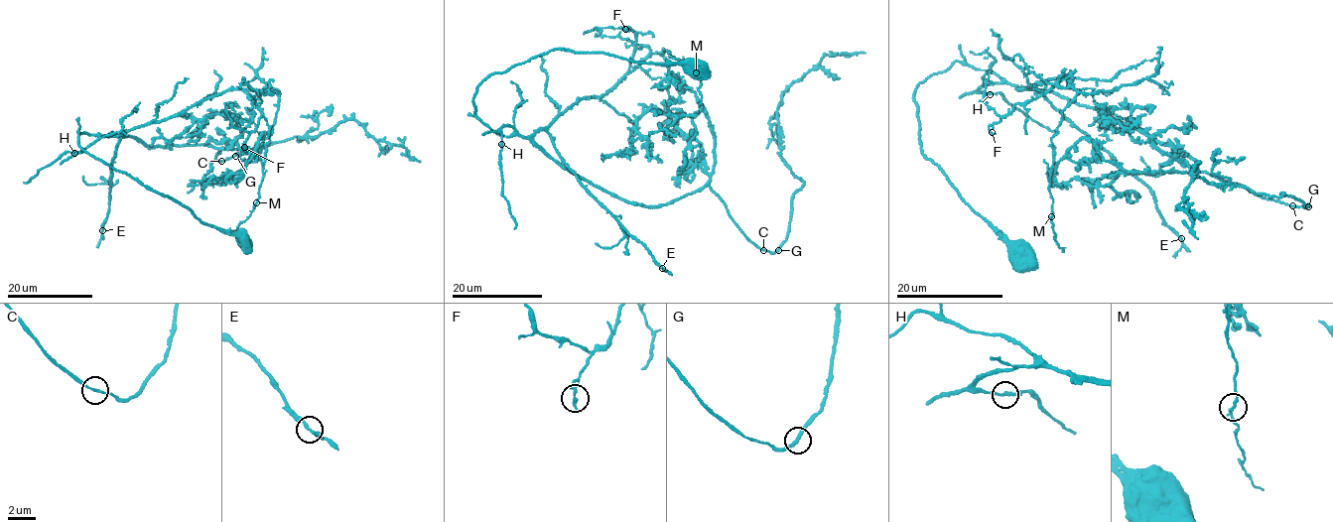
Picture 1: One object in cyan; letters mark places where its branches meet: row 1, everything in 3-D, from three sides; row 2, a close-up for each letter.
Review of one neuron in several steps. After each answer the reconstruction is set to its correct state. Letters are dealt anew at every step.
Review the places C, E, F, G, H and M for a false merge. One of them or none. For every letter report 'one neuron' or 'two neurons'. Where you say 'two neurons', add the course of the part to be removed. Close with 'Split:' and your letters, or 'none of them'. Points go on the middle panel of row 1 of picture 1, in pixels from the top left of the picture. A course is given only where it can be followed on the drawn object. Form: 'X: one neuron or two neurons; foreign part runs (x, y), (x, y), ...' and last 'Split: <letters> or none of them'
C: one neuron
E: one neuron
F: one neuron
G: one neuron
H: one neuron
M: one neuron
Split: none of them

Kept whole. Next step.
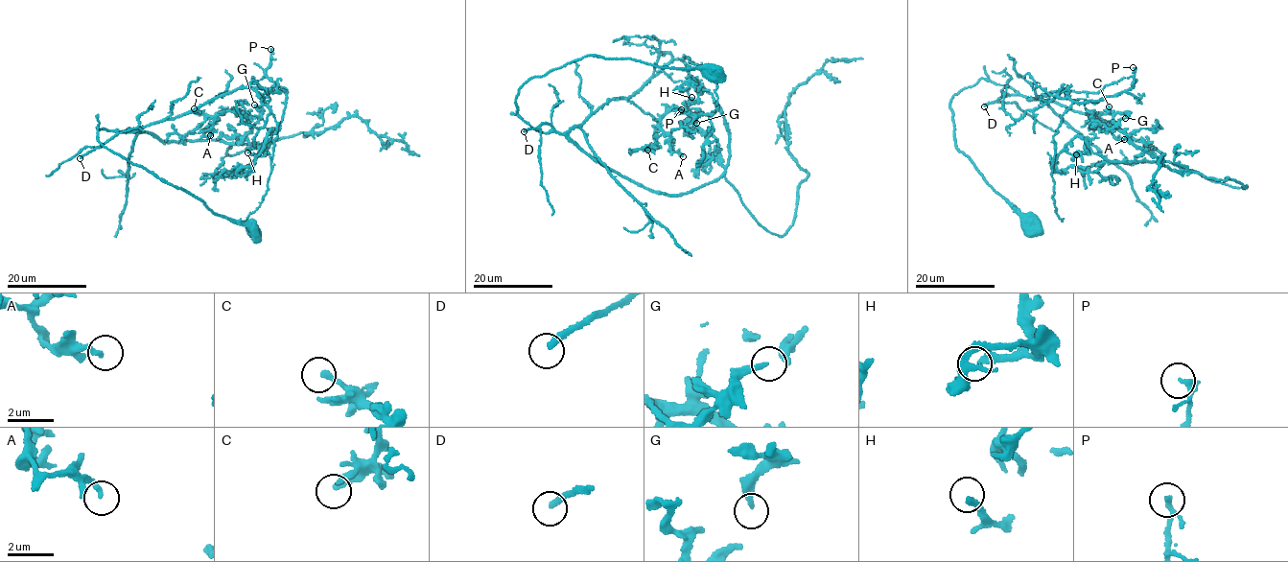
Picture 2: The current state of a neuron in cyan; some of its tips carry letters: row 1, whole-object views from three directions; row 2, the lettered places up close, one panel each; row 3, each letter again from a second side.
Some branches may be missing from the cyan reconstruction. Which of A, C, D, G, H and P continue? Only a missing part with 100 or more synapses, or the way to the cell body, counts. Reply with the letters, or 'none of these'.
D

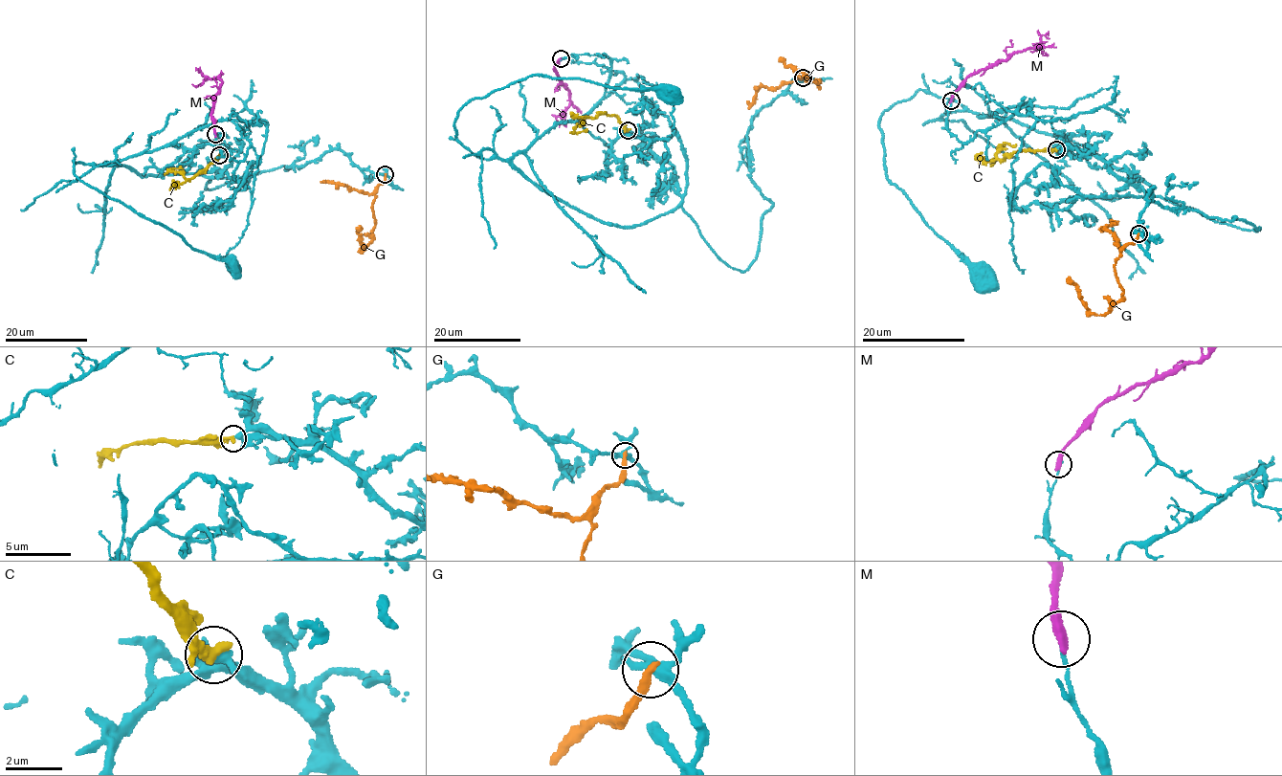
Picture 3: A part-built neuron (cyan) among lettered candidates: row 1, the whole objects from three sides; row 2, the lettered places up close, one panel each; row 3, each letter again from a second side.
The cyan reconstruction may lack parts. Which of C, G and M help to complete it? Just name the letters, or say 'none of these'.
C

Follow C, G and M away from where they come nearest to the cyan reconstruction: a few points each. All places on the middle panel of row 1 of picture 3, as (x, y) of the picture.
C: (628, 130), (614, 115), (602, 113), (582, 121), (574, 130), (585, 131)
G: (803, 77), (819, 85), (818, 80), (815, 83), (795, 68), (787, 66), (780, 57)
M: (561, 58), (554, 68), (569, 94), (570, 103), (564, 124), (559, 127)

